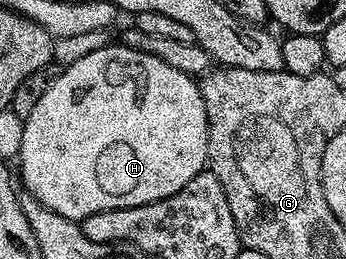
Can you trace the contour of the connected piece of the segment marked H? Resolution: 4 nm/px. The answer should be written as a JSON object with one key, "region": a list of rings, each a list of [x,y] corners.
{"region":[[[110,44],[90,55],[83,56],[81,60],[64,67],[57,79],[46,85],[39,104],[35,104],[31,116],[23,119],[23,144],[19,155],[21,162],[21,178],[25,181],[24,189],[33,197],[39,199],[51,212],[68,218],[70,222],[80,224],[89,217],[95,216],[108,210],[127,210],[132,206],[147,206],[152,202],[161,202],[164,198],[170,198],[185,189],[185,185],[193,179],[196,174],[206,169],[211,145],[211,131],[207,120],[207,108],[203,104],[201,87],[190,75],[179,72],[176,68],[153,54],[141,50],[134,50],[124,44]]]}

